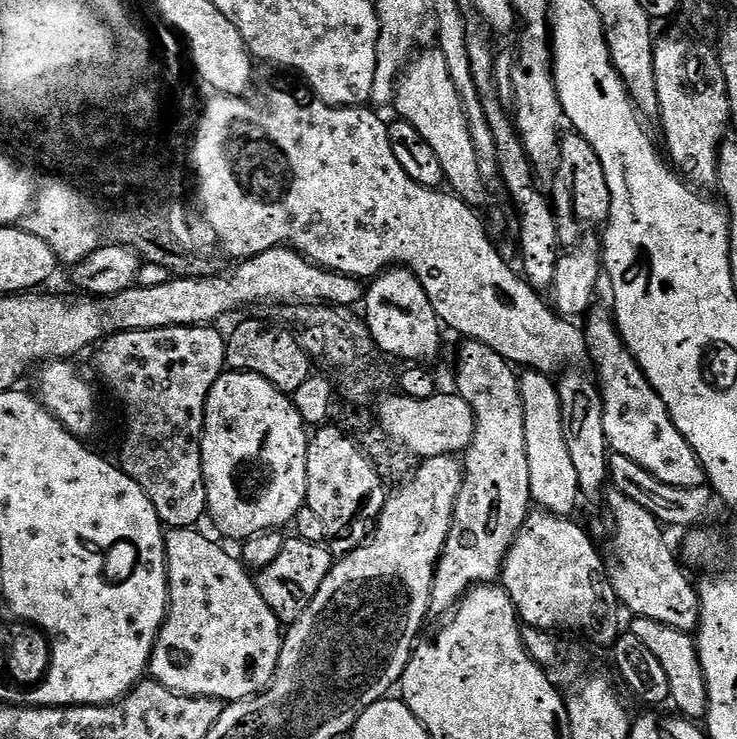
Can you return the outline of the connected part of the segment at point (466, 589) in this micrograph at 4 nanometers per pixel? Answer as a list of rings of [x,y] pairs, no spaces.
[[[465,339],[456,360],[455,391],[470,406],[476,423],[476,433],[472,445],[463,453],[464,481],[462,490],[456,496],[456,506],[452,510],[450,534],[444,543],[444,553],[436,564],[432,583],[431,611],[451,613],[464,597],[477,586],[496,584],[501,579],[503,562],[512,543],[522,530],[523,523],[533,507],[530,490],[530,458],[526,454],[526,414],[522,406],[520,376],[517,369],[494,354],[490,346],[477,340]]]

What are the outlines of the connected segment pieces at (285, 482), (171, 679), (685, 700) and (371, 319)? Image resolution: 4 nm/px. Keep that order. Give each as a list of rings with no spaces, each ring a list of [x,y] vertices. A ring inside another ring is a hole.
[[[225,371],[214,382],[214,386],[208,395],[208,401],[204,407],[204,436],[200,439],[200,453],[202,454],[202,470],[204,471],[204,485],[206,486],[206,498],[208,499],[207,515],[212,516],[216,528],[224,536],[232,540],[243,542],[254,534],[284,530],[295,521],[298,510],[305,507],[308,499],[308,483],[306,482],[306,458],[308,457],[309,429],[306,427],[300,412],[295,408],[293,401],[283,392],[279,392],[266,378],[262,378],[253,372]]]
[[[196,528],[171,529],[164,537],[164,549],[168,563],[168,616],[152,651],[151,679],[181,696],[205,696],[221,702],[249,700],[271,688],[280,665],[284,632],[274,610],[262,598],[253,573]]]
[[[635,617],[631,621],[630,630],[658,658],[664,668],[666,678],[670,681],[670,704],[681,717],[693,722],[700,722],[708,714],[708,683],[702,670],[700,655],[696,649],[696,641],[682,630],[674,630],[662,622],[654,622],[654,618]]]
[[[393,266],[380,273],[367,285],[366,295],[362,301],[362,316],[367,321],[375,347],[388,356],[397,356],[400,362],[428,362],[440,352],[440,332],[442,325],[430,298],[426,298],[426,290],[418,282],[413,272],[399,266]]]

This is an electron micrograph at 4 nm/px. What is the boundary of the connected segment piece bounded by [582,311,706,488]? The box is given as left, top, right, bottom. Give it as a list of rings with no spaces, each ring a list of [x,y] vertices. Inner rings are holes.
[[[607,311],[595,312],[587,317],[588,325],[583,325],[582,331],[588,344],[587,359],[596,363],[594,376],[604,403],[604,429],[609,449],[617,456],[630,458],[630,462],[638,462],[642,470],[654,474],[654,478],[666,482],[666,486],[705,486],[704,467],[674,426],[666,402],[662,402],[654,386],[650,386],[646,374],[624,345],[613,317]]]

